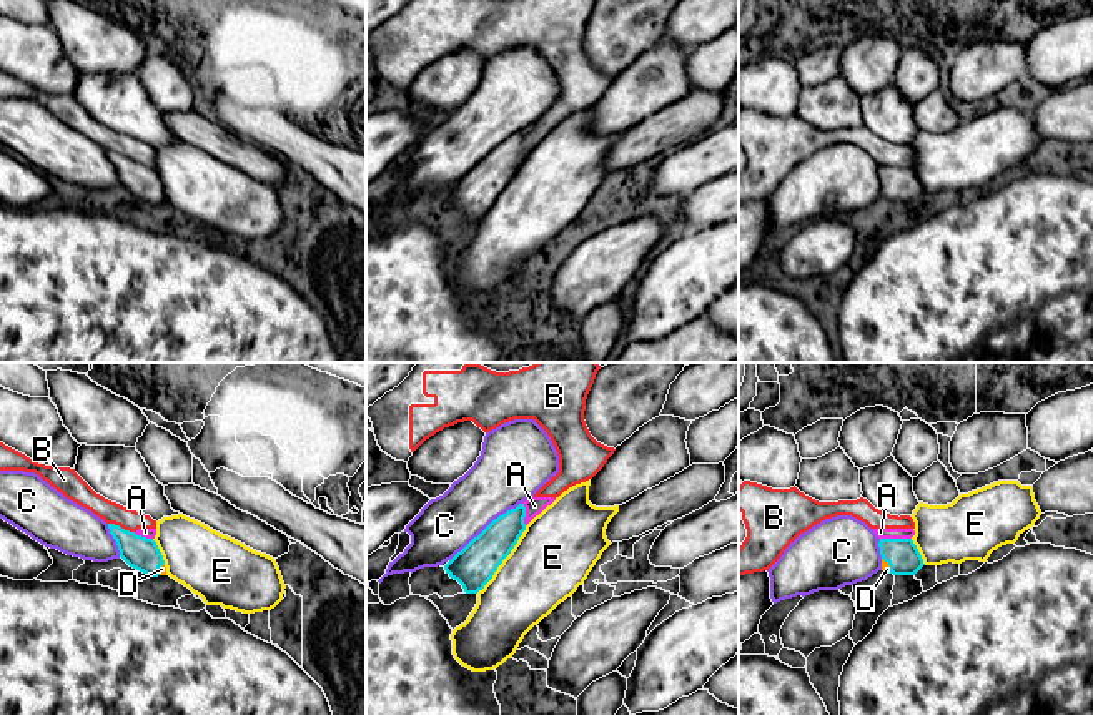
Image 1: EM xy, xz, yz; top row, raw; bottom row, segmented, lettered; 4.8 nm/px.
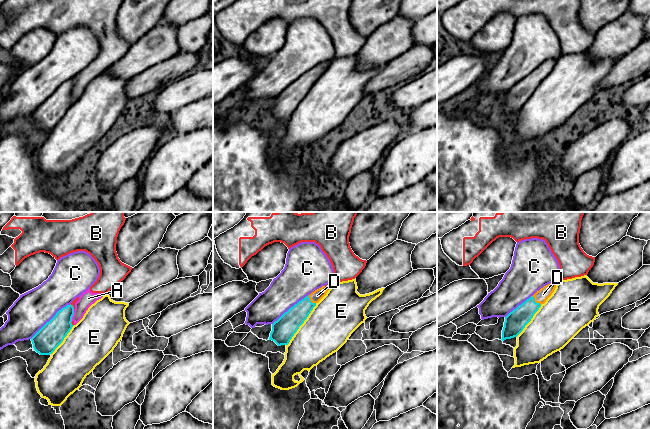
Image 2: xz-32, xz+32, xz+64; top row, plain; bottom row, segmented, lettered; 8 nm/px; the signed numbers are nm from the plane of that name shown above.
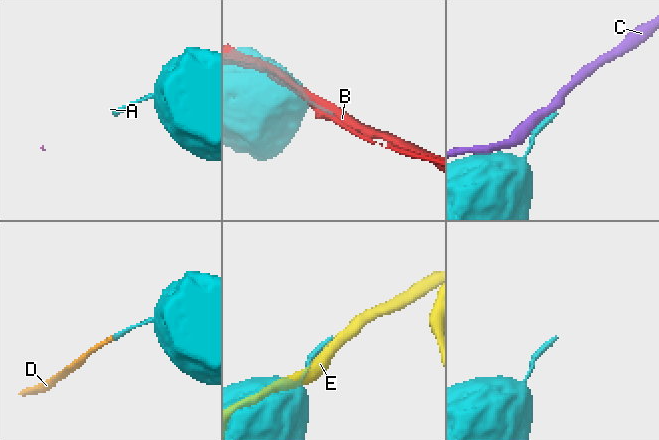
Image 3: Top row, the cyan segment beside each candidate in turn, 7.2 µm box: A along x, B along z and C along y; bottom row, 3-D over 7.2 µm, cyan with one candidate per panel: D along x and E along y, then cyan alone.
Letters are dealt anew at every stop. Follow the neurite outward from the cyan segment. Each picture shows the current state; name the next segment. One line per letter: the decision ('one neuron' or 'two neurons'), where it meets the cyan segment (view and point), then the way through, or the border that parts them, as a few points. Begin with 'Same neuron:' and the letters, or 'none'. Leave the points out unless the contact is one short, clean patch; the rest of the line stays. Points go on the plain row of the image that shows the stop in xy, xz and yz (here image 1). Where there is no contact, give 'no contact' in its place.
Same neuron: D
A: two neurons; contact yz (895, 167); border yz (880, 165), (910, 167)
B: two neurons; contact xy (120, 155)
C: two neurons; contact xz (486, 155)
D: one neuron; contact yz (889, 192); way yz (902, 182), (889, 192), (885, 193)
E: two neurons; contact xz (503, 187)

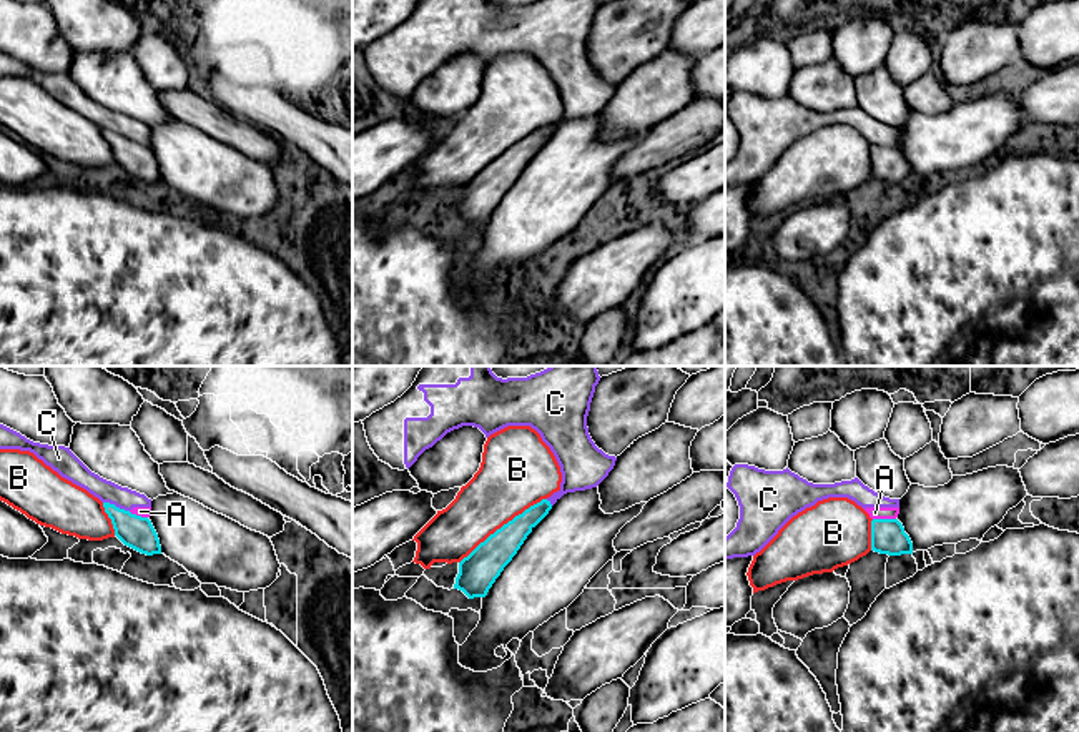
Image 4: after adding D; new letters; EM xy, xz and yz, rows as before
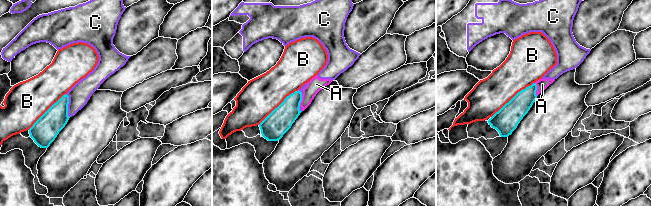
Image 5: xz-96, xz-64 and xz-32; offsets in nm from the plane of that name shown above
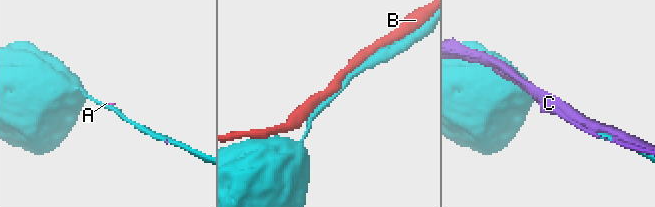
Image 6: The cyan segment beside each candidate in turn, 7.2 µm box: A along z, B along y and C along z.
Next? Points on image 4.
Same neuron: none
A: two neurons; contact yz (885, 147); border yz (873, 145), (895, 147)
B: two neurons; contact xz (504, 152)
C: two neurons; contact xy (115, 133)

